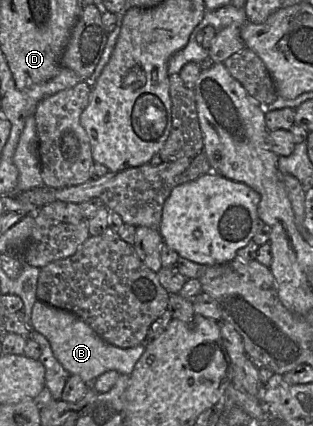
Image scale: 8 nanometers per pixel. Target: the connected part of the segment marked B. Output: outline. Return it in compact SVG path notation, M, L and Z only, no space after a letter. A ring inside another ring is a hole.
M37 300L31 313L33 328L49 341L53 354L65 370L78 375L84 382L91 383L104 372L114 370L130 375L135 364L145 351L139 344L132 348L119 348L101 339L92 328L75 314Z

